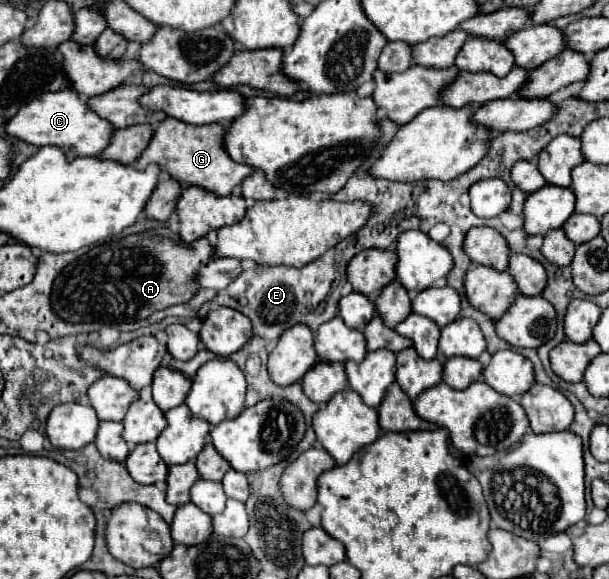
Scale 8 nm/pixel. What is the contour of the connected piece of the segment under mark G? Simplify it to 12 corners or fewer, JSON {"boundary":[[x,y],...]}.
{"boundary":[[159,122],[137,168],[231,194],[253,168],[223,148],[225,126]]}

